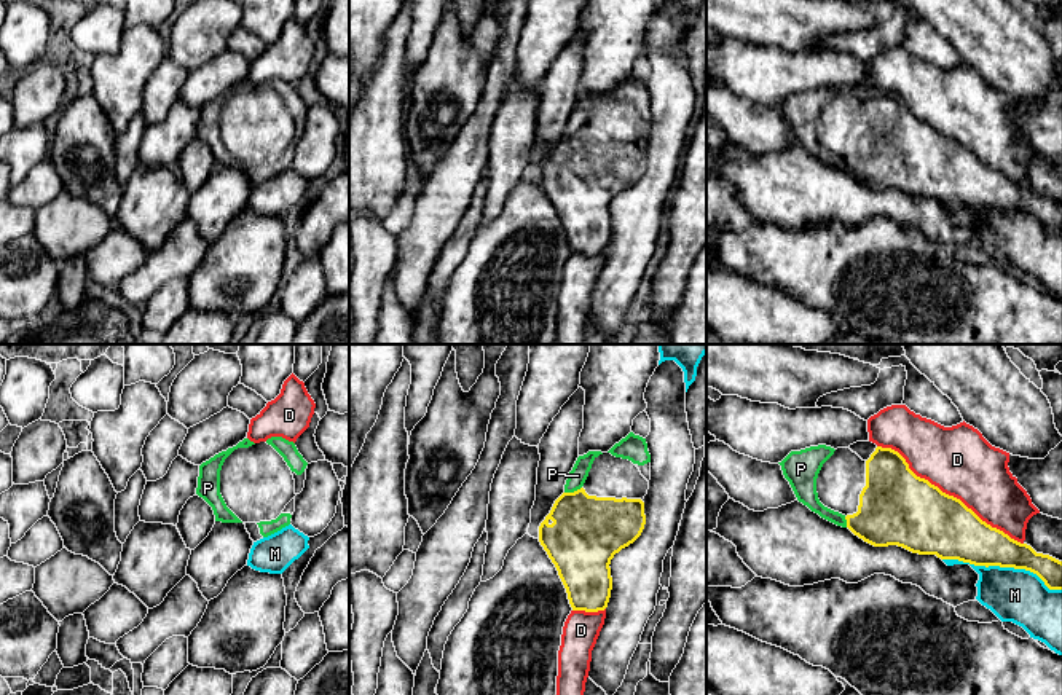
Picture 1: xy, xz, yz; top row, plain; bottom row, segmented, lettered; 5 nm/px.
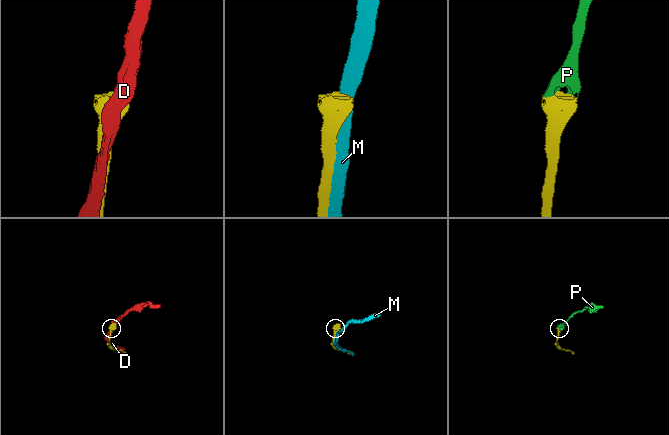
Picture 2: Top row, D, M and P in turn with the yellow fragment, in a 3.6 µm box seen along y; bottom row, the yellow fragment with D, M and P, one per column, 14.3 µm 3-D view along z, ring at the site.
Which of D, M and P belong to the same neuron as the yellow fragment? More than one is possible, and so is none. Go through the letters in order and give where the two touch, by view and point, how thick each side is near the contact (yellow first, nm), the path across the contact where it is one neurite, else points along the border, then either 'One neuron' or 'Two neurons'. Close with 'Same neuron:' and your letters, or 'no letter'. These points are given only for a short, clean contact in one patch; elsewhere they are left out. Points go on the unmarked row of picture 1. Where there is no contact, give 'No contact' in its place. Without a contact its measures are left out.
D: Touches yellow at yz (947, 137). Thickness 380 nm (yellow) against 340 nm. Two neurons
M: Touches yellow at yz (1002, 209). Thickness 240 nm (yellow) against 280 nm. Two neurons
P: Touches yellow at xz (574, 134). Thickness 360 nm (yellow) against 90 nm. One neuron
Same neuron: P

